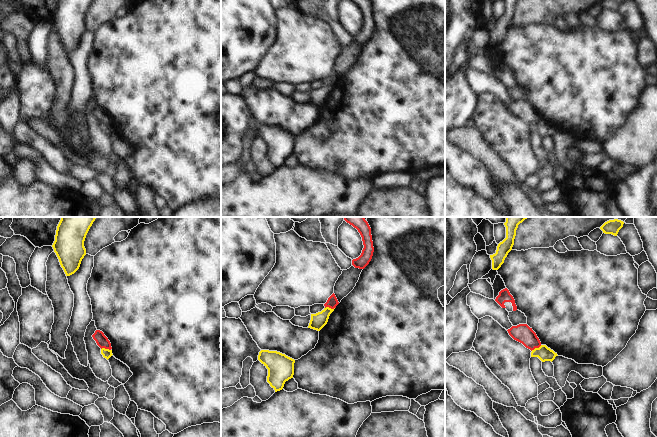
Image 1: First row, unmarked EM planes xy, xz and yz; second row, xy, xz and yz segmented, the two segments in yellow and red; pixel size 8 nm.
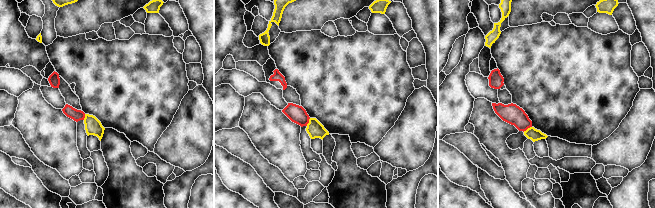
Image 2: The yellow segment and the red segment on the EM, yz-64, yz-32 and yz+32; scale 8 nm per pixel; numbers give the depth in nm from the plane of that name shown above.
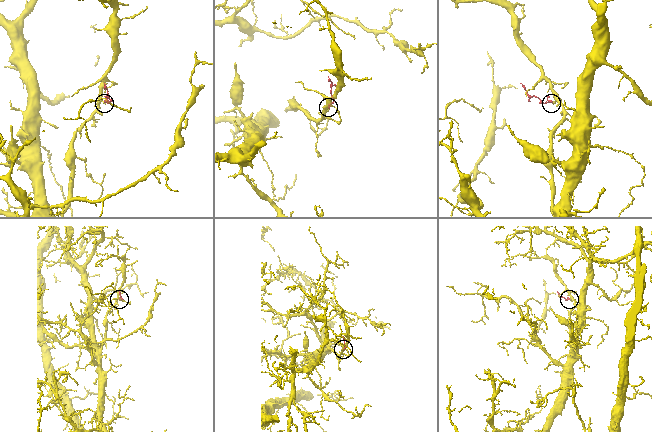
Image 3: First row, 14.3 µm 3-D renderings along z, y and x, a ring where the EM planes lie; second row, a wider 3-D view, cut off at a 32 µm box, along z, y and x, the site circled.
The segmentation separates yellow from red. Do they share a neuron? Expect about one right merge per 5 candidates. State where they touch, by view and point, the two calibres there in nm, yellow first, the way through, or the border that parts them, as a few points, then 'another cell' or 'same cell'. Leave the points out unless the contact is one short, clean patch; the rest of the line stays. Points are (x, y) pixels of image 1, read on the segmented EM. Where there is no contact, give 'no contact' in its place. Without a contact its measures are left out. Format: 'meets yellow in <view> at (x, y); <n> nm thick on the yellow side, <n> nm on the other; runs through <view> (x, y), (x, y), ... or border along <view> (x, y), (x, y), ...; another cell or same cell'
meets yellow in xy at (106, 349); 70 nm thick on the yellow side, 100 nm on the other; border along xy (101, 348), (110, 350); another cell

